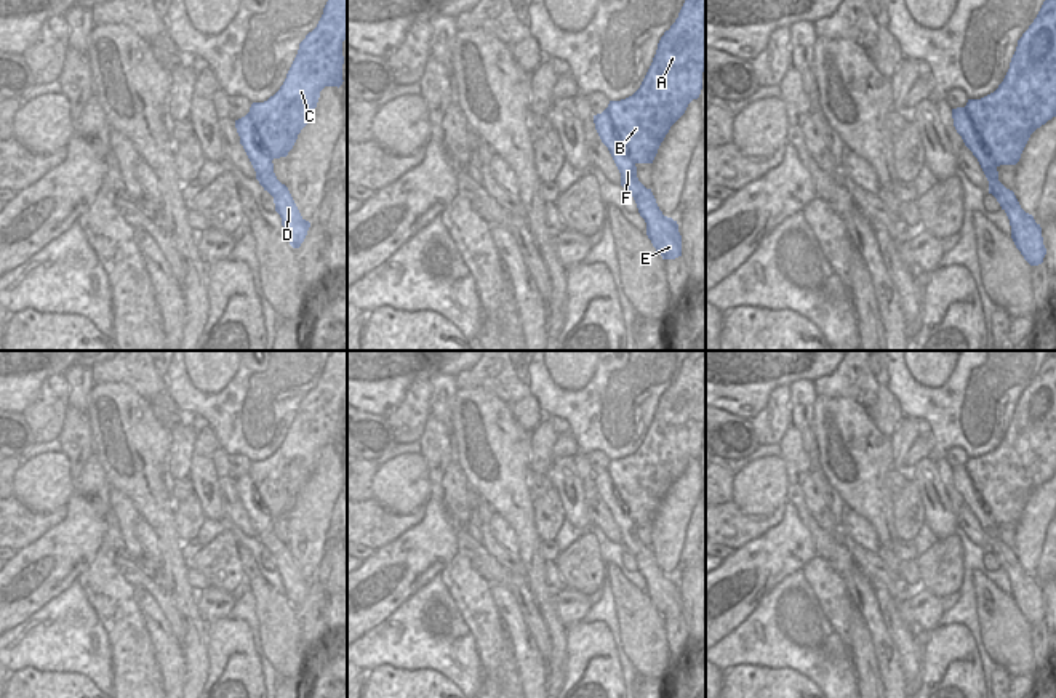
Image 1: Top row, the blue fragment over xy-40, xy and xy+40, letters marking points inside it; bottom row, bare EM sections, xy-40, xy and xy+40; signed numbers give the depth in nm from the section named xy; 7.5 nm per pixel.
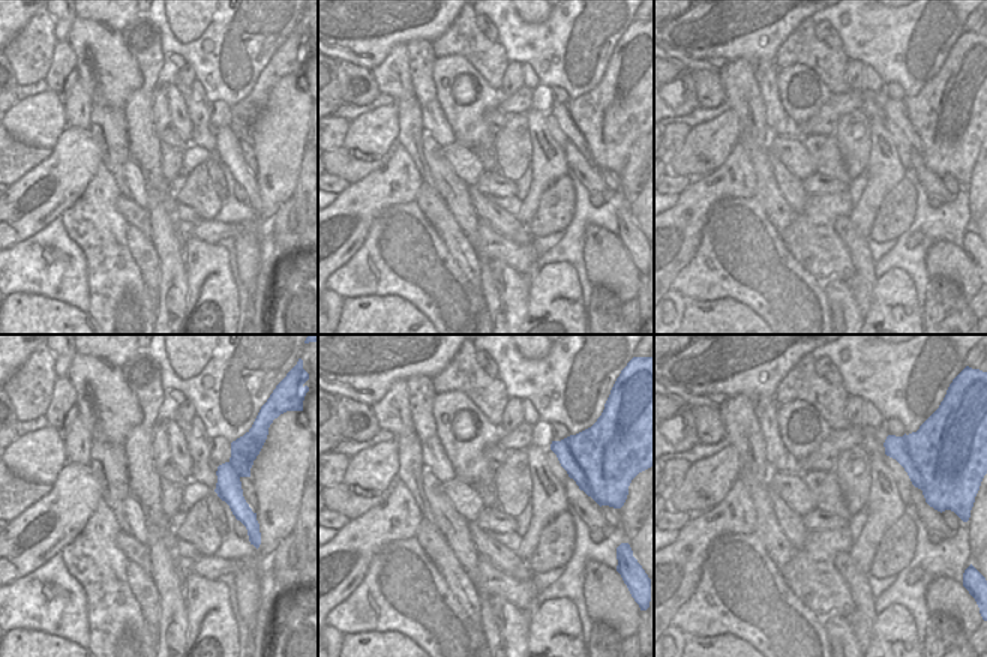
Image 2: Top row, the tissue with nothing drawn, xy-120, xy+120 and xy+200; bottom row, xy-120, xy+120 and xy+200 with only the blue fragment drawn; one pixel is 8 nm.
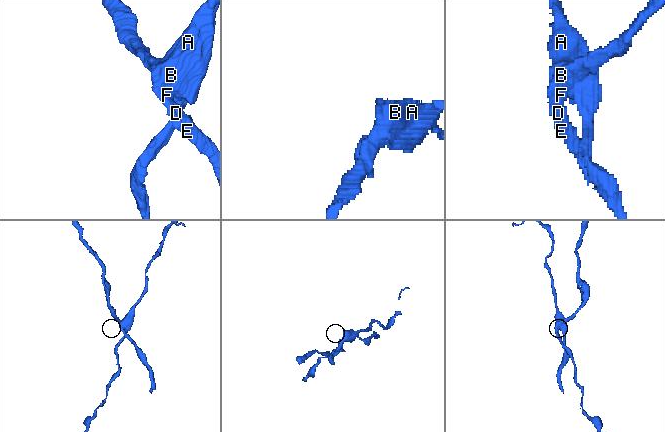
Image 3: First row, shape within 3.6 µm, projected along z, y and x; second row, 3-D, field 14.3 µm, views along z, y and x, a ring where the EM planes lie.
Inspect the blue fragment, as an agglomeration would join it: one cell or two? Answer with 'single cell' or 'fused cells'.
fused cells

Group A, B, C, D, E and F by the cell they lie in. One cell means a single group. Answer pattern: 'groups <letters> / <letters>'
groups A B C / D E F

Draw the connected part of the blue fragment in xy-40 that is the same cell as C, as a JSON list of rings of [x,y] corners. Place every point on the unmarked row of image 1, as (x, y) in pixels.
[[[333,351],[317,386],[299,402],[280,448],[250,471],[272,517],[286,515],[310,479],[320,450],[342,443],[342,400],[347,397],[347,351]]]

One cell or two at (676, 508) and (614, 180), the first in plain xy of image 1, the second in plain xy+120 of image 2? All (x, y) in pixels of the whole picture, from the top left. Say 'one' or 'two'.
two

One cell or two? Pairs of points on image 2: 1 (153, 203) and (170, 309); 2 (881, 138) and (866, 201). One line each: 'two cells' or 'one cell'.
1: one cell
2: one cell

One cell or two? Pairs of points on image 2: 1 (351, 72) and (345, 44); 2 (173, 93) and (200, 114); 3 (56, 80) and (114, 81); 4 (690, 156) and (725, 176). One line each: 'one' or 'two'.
1: two
2: two
3: two
4: two

